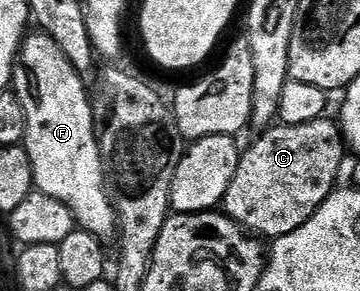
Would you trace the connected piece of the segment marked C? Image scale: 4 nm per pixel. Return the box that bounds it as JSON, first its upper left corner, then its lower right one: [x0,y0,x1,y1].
[224,115,344,239]

